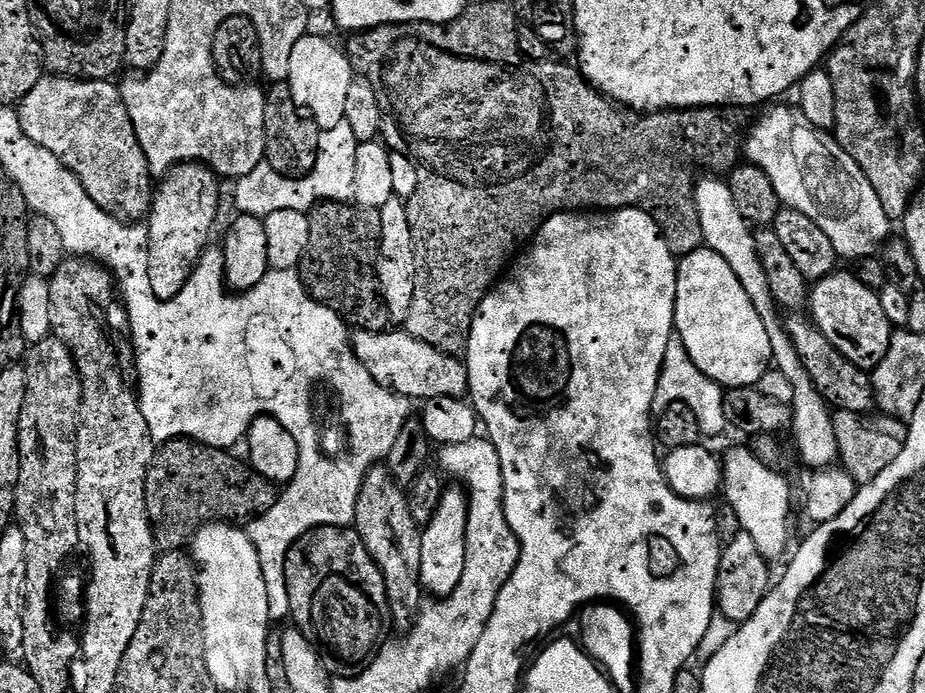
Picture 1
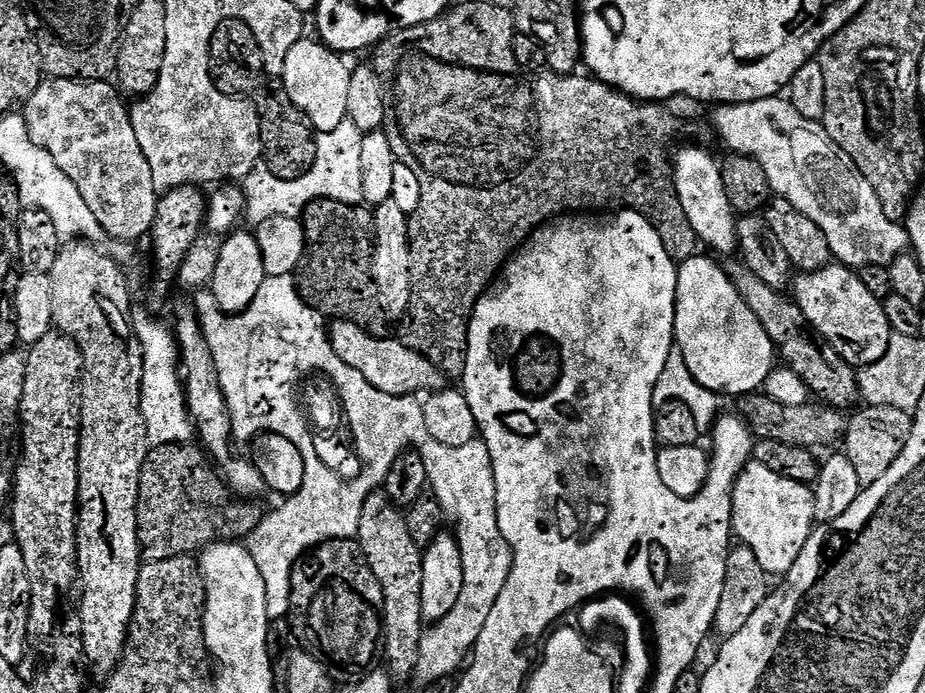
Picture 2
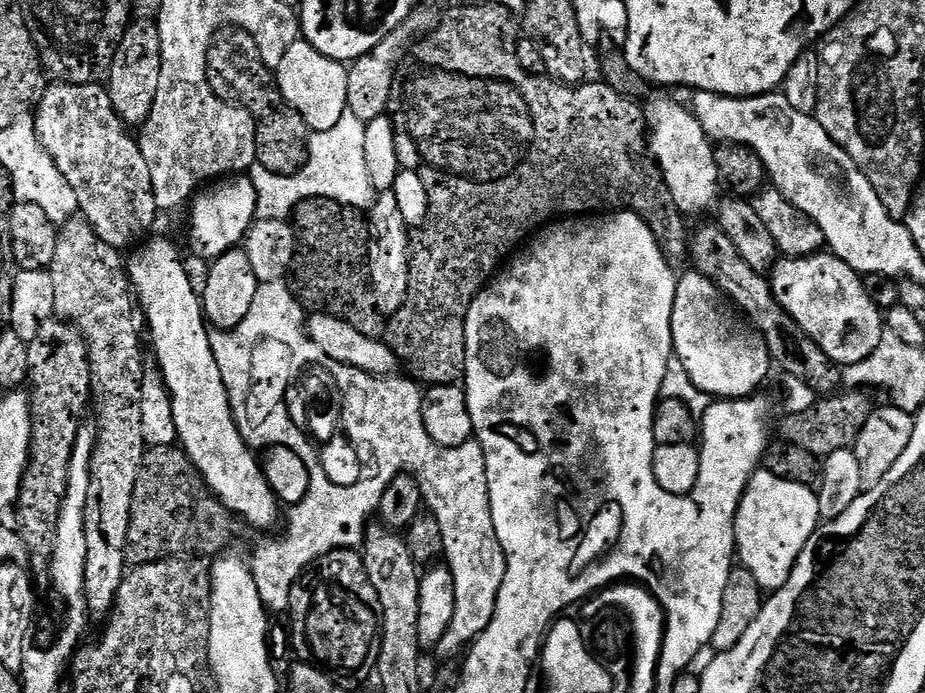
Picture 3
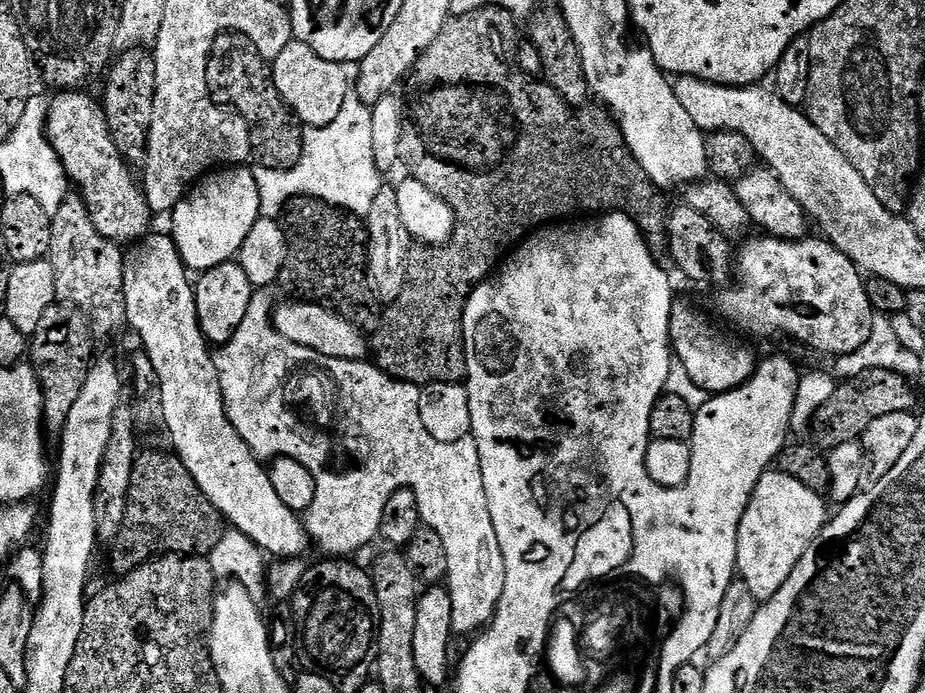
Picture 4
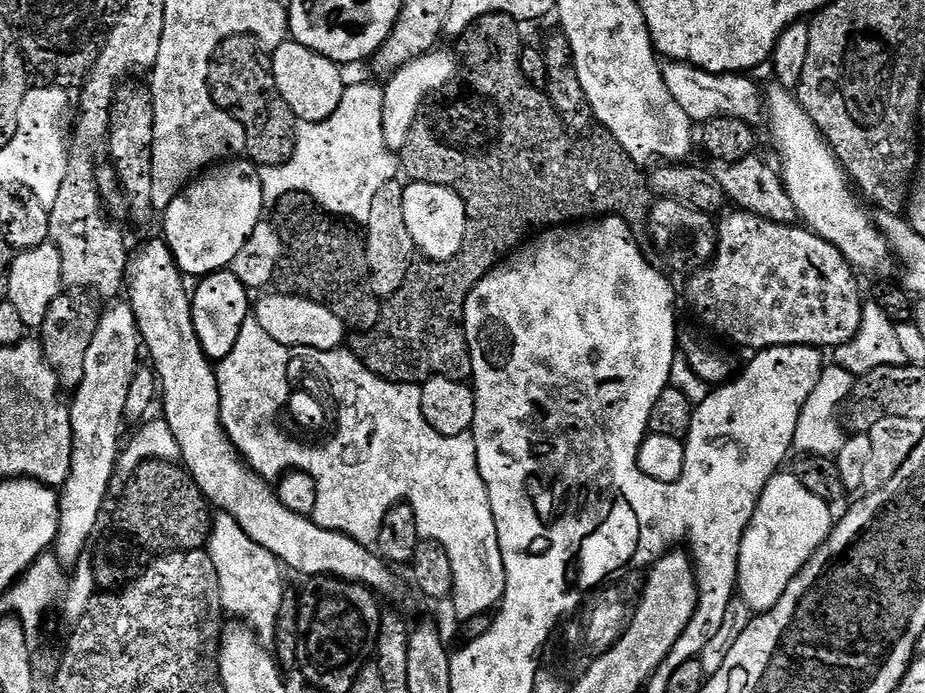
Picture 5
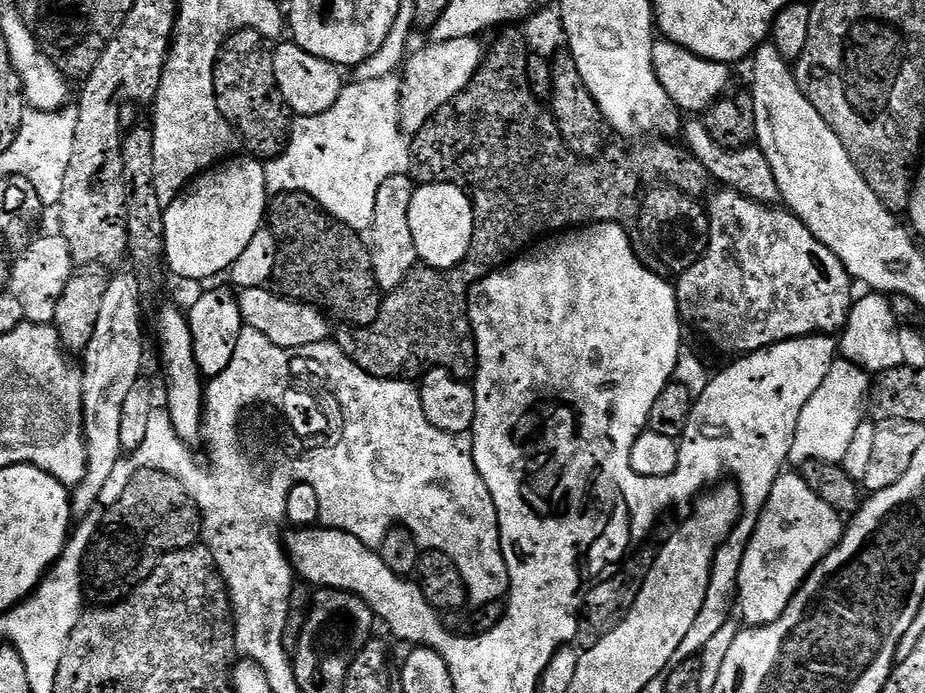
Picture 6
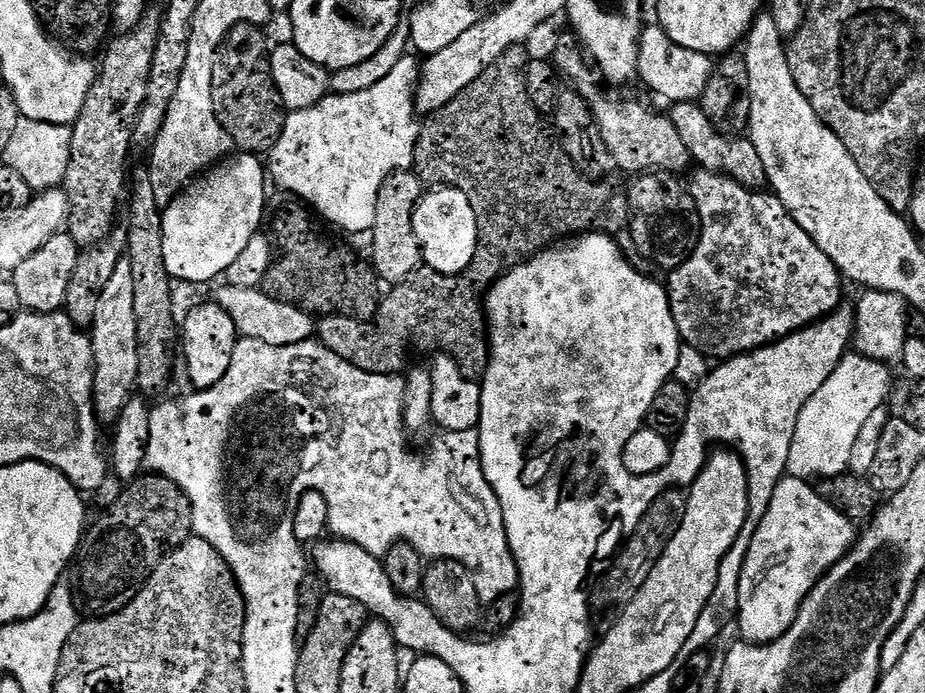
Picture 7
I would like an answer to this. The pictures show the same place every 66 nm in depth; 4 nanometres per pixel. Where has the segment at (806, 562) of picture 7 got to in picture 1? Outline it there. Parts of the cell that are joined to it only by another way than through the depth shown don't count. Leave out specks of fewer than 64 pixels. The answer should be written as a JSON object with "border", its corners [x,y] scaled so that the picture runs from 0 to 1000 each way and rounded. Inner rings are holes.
{"border":[[[812,645],[791,646],[782,654],[783,696],[781,716],[787,720],[799,760],[811,771],[818,792],[831,811],[838,811],[848,795],[851,798],[852,778],[856,773],[856,704],[846,693],[843,681],[832,678],[815,661]]]}

